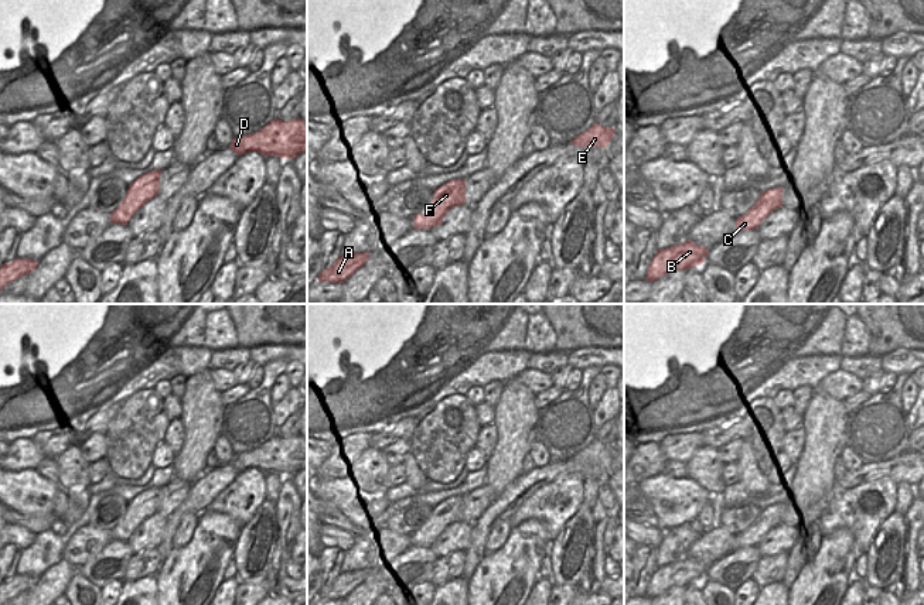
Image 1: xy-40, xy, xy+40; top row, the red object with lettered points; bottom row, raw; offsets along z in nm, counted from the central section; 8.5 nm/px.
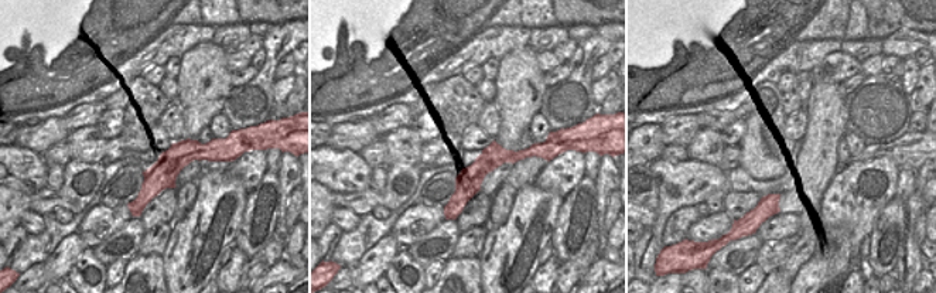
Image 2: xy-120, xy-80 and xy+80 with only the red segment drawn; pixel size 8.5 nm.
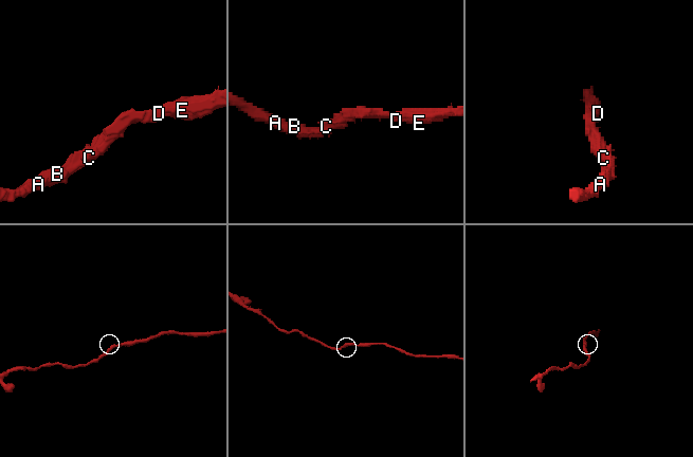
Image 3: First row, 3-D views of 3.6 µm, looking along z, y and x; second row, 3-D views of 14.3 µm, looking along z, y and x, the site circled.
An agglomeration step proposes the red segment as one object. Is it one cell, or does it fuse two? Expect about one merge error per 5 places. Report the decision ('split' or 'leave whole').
leave whole

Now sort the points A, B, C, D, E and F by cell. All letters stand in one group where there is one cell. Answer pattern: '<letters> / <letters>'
A B C D E F

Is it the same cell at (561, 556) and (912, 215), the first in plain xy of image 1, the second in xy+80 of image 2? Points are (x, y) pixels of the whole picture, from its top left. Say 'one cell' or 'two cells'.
two cells

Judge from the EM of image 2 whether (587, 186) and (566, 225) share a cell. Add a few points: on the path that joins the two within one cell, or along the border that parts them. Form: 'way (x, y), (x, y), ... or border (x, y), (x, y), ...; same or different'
way (584, 196), (578, 208), (571, 215); same

